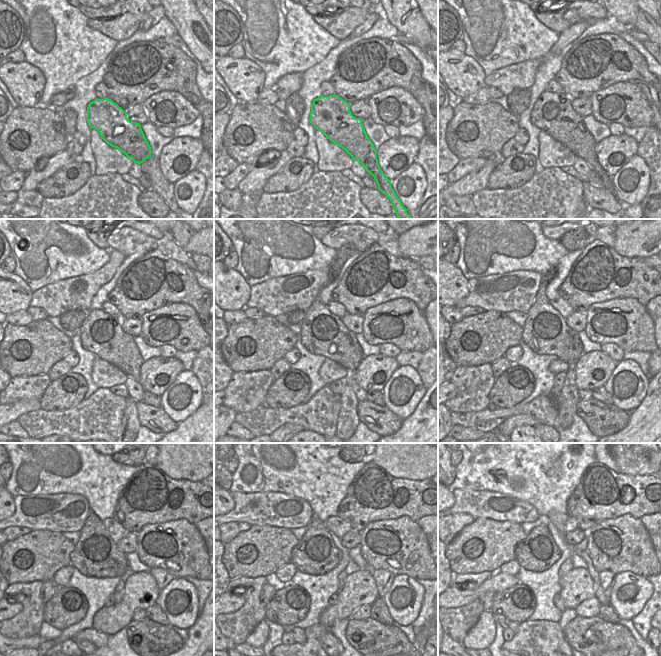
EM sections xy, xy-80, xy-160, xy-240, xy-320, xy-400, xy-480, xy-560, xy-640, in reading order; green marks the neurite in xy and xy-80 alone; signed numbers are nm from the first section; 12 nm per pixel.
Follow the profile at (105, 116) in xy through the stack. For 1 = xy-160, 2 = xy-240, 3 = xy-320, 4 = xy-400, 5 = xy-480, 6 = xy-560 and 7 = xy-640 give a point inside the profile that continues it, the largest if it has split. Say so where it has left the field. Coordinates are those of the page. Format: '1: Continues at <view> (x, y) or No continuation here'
1: Continues at xy-160 (552, 113)
2: Continues at xy-240 (101, 333)
3: Continues at xy-320 (322, 333)
4: Continues at xy-400 (545, 332)
5: Continues at xy-480 (96, 554)
6: Continues at xy-560 (315, 554)
7: Continues at xy-640 (538, 551)

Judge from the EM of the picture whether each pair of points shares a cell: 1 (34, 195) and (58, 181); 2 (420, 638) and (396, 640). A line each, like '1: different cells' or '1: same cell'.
1: different cells
2: different cells

